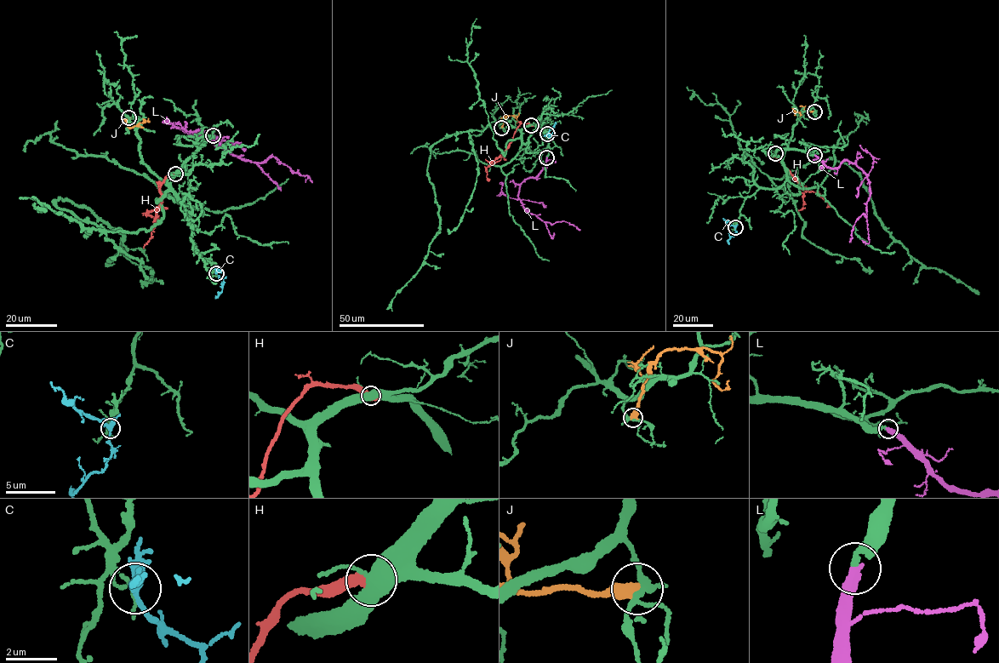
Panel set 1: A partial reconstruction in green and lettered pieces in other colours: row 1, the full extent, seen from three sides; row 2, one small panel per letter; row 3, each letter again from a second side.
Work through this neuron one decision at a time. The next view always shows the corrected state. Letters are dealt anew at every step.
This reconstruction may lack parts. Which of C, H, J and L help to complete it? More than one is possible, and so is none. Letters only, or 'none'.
L

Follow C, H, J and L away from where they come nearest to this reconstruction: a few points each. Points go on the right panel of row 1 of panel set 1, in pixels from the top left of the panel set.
C: (735, 227), (735, 234), (727, 241), (729, 243)
H: (775, 154), (774, 157), (794, 179), (807, 190), (819, 194), (830, 207)
J: (814, 111), (795, 111), (801, 115), (800, 112)
L: (814, 155), (832, 168), (846, 160), (866, 174), (870, 192), (866, 216), (862, 214), (857, 220), (849, 242)

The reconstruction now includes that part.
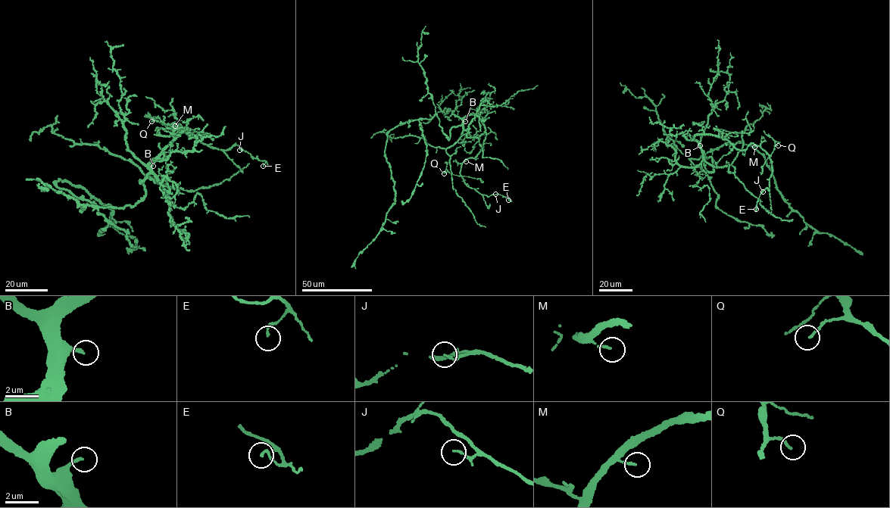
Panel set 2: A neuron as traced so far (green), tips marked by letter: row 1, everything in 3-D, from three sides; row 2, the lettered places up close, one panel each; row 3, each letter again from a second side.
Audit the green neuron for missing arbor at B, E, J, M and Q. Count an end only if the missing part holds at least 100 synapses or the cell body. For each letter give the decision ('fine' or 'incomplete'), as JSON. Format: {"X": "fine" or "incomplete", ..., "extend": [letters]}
{"B": "incomplete", "E": "fine", "J": "fine", "M": "fine", "Q": "fine", "extend": ["B"]}

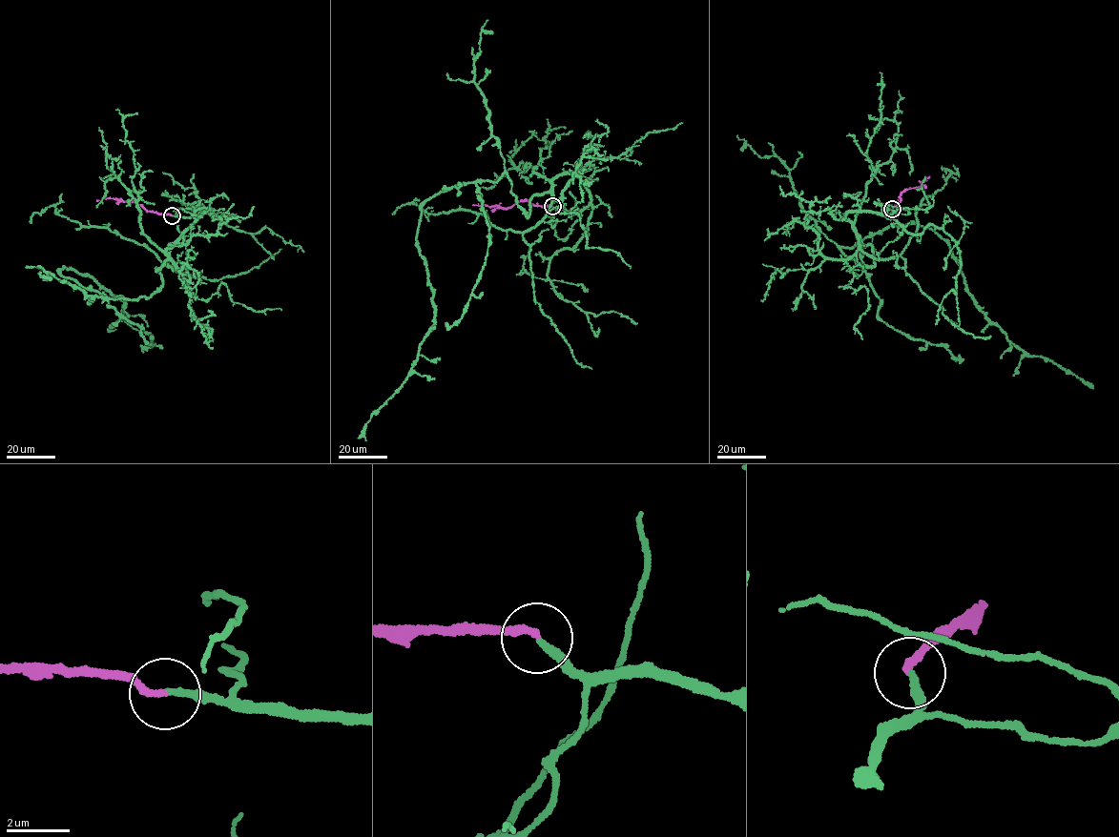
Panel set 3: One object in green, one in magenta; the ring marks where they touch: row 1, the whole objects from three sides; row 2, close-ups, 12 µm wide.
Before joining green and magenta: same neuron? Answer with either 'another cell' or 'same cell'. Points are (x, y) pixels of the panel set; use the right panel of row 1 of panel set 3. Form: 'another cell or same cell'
same cell

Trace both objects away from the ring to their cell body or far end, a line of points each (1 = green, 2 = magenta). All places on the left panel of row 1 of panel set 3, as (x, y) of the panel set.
1: (173, 215), (204, 212), (166, 252), (150, 297), (105, 296), (59, 272), (121, 299), (127, 319), (115, 330)
2: (173, 215), (147, 211), (133, 201), (110, 197), (96, 201)

